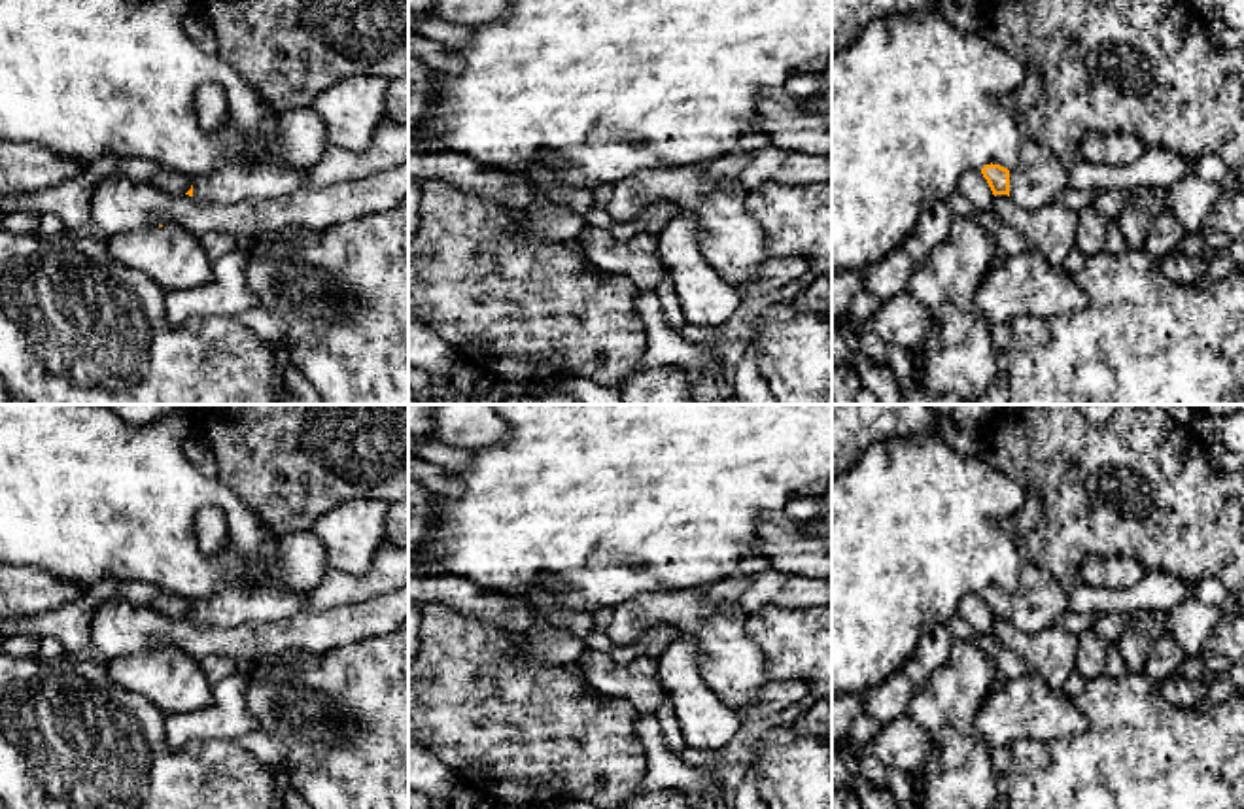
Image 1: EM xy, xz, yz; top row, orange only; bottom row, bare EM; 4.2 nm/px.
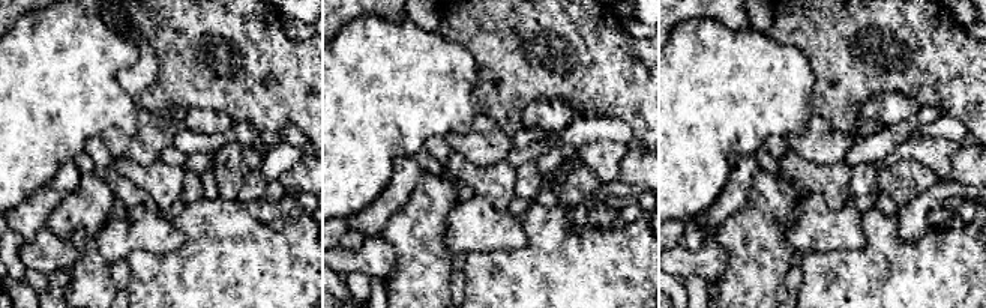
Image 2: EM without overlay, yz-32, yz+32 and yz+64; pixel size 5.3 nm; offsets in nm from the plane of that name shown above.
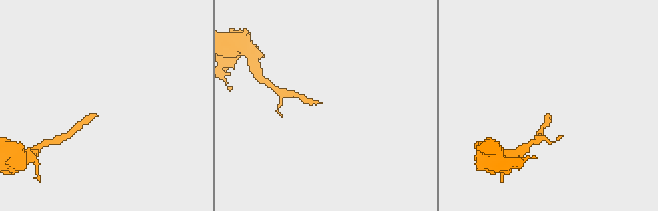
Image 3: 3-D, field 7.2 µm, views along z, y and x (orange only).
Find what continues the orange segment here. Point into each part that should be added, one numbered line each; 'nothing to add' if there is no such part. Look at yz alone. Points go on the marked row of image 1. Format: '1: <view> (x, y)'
1: yz (1040, 178)

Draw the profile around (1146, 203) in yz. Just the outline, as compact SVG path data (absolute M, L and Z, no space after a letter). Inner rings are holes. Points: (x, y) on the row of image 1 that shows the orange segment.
M1140 185L1119 214L1119 231L1132 251L1140 251L1151 221L1168 210L1165 187Z

